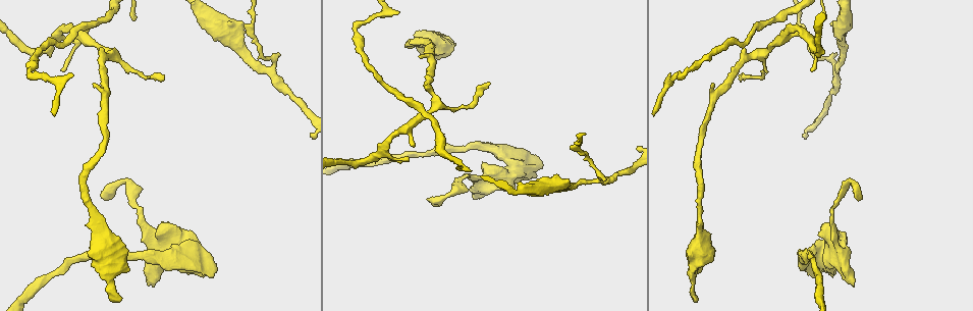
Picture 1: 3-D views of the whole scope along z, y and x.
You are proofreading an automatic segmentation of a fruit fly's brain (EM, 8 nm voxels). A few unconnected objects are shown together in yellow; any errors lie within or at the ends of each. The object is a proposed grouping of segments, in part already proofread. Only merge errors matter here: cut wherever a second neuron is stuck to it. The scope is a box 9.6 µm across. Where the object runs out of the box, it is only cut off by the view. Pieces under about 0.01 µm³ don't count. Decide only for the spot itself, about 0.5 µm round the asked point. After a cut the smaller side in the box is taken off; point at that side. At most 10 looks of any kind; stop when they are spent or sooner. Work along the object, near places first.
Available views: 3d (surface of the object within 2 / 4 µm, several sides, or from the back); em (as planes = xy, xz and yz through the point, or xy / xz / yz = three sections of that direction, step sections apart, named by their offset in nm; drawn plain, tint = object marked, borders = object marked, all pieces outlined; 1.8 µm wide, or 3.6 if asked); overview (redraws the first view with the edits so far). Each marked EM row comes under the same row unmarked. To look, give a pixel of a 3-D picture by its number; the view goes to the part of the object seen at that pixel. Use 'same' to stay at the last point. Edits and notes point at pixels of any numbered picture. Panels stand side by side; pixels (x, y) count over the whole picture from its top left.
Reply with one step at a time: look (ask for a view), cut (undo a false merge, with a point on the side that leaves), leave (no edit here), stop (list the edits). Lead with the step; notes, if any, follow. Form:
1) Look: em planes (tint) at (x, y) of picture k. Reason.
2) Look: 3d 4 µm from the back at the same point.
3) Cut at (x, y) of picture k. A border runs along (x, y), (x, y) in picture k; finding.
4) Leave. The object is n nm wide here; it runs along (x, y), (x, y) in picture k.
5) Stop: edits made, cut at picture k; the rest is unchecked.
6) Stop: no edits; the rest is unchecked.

Look: 3d 2 µm from the back at (56, 37) of picture 1. Sharp bend.

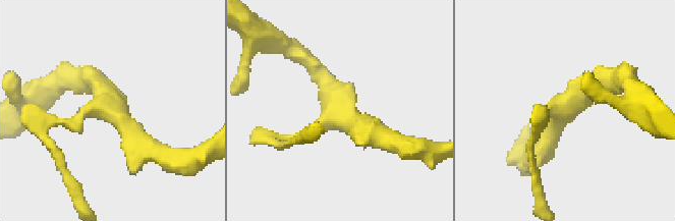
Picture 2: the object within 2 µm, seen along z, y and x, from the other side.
Look: em planes (tint) at (337, 108) of picture 2. 3 arms meet here.

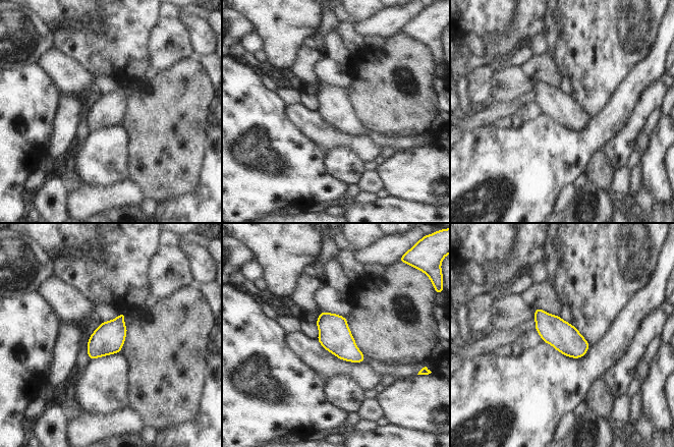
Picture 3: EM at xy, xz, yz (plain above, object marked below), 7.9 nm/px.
Leave. One neuron here.

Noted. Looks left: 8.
Look: em 3.6 µm planes (borders) at (840, 255) of picture 1. Sharp bend.

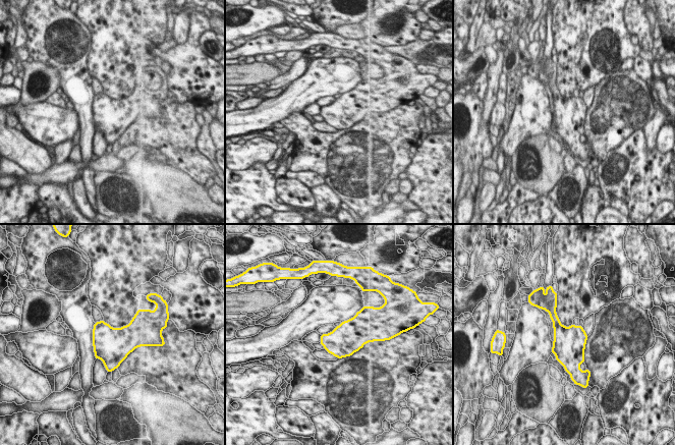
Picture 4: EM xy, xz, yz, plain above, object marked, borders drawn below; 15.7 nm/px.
Leave. Continuous, no second neuron.

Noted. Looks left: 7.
Look: 3d 4 µm at (111, 277) of picture 1. Sudden change in width.

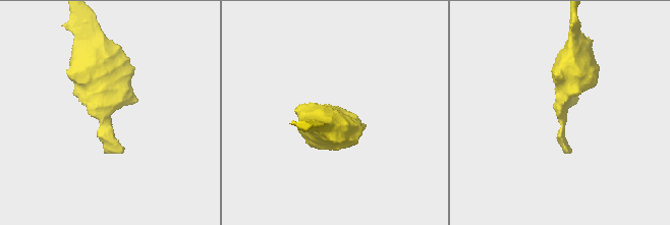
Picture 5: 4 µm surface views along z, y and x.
Look: em 3.6 µm xz step 8 (tint) at (103, 114) of picture 5. Need the tissue.

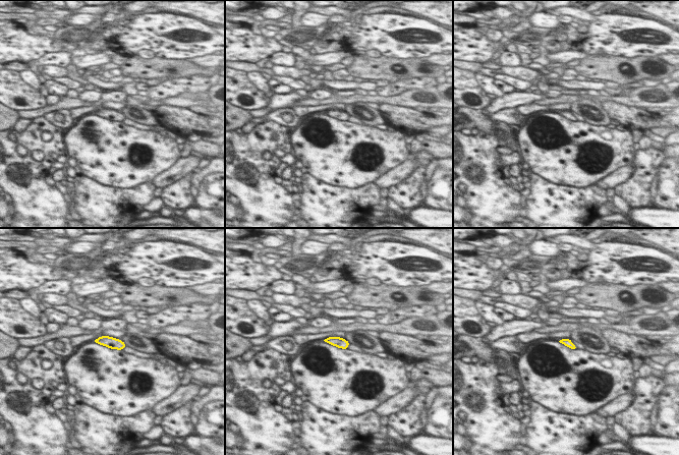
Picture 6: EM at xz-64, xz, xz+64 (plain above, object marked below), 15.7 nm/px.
Leave. All the same neuron.

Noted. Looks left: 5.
Look: em planes (tint) at (838, 71) of picture 1. Sharp bend.

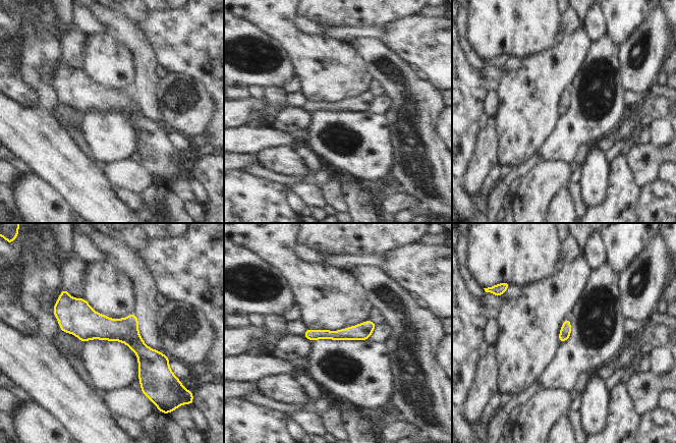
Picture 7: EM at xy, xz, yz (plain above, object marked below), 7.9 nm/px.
Leave. It runs along (58, 306), (122, 330), (162, 369) in picture 7; one neuron here.

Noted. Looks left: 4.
Stop: no edits; the rest is unchecked.

